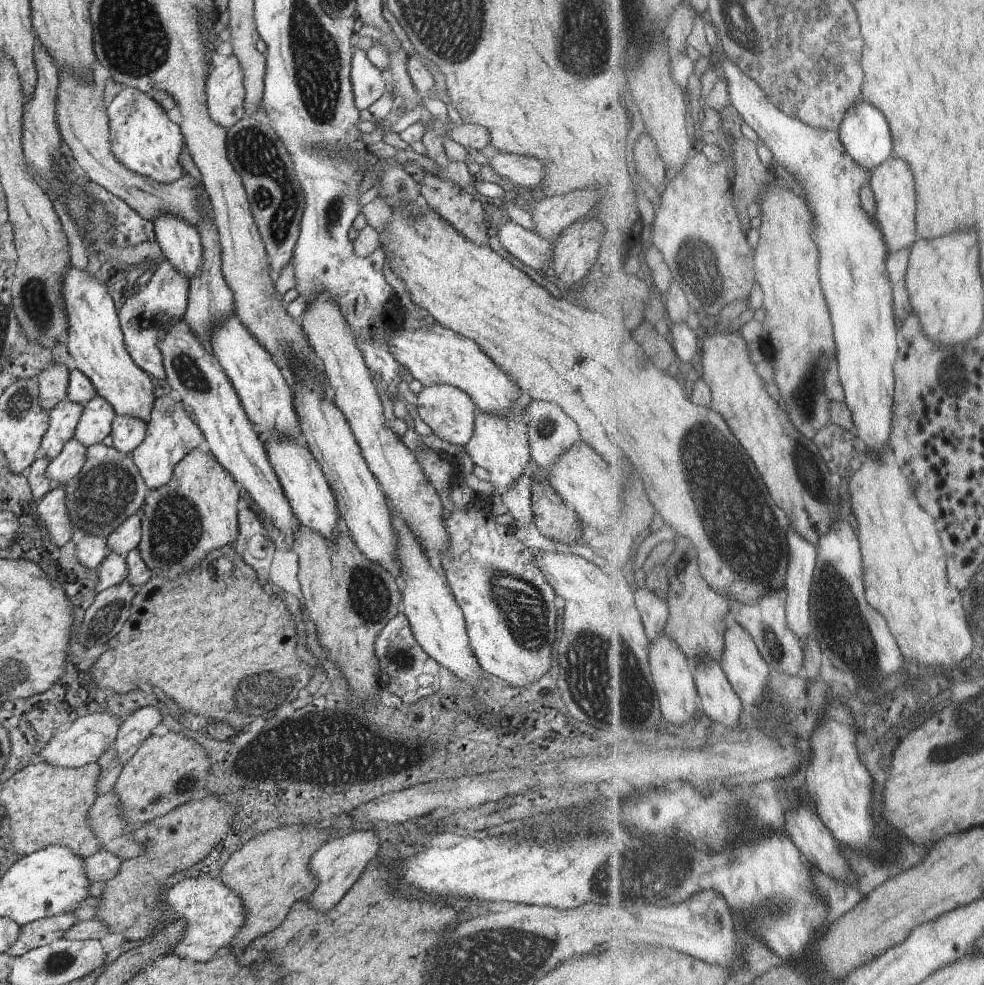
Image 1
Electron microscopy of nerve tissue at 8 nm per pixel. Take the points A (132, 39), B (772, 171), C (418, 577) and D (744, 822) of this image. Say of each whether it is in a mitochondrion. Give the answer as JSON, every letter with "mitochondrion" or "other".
{"A":"mitochondrion","B":"other","C":"other","D":"other"}

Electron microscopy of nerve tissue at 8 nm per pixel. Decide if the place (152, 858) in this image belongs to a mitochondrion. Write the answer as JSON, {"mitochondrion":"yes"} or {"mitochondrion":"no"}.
{"mitochondrion":"no"}

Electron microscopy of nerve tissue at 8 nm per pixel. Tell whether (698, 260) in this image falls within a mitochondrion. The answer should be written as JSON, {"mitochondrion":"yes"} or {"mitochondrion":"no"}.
{"mitochondrion":"yes"}

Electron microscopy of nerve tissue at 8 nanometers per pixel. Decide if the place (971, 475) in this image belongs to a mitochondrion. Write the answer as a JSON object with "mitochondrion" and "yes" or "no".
{"mitochondrion":"no"}

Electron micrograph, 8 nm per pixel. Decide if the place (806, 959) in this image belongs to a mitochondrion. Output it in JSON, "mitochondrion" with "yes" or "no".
{"mitochondrion":"no"}

